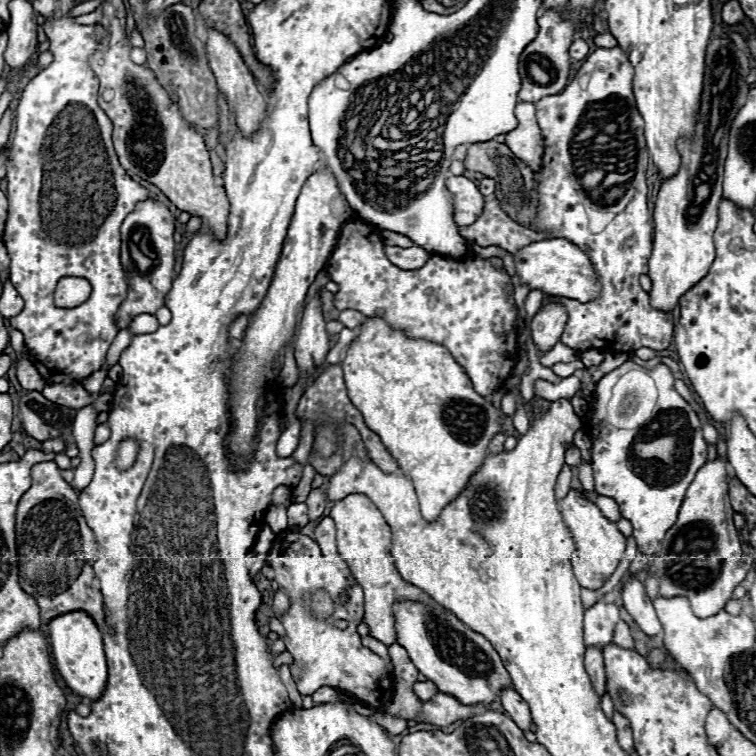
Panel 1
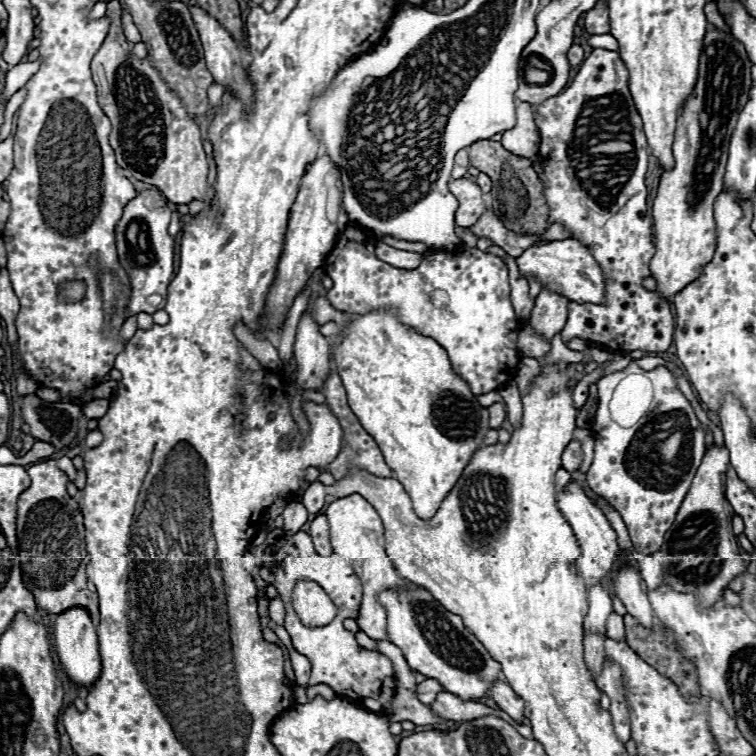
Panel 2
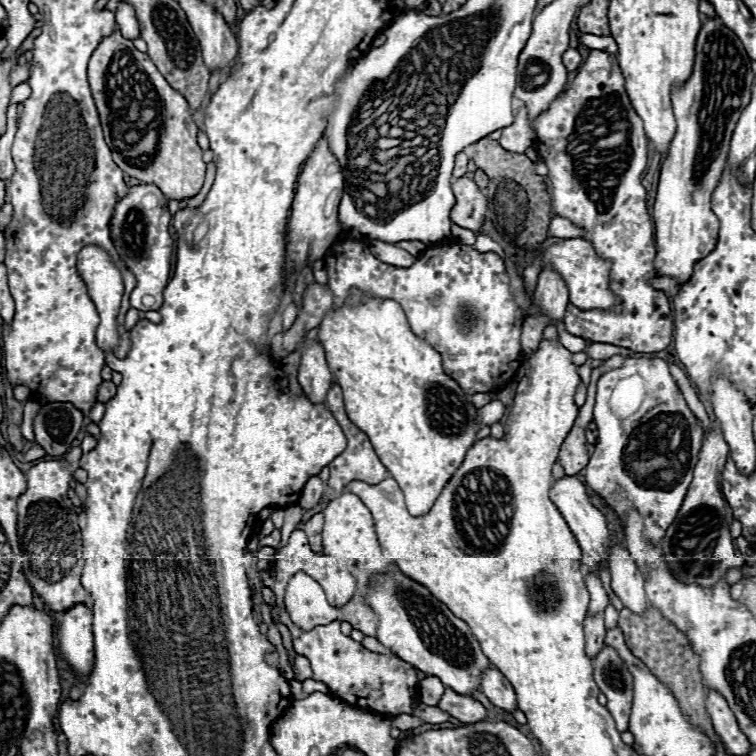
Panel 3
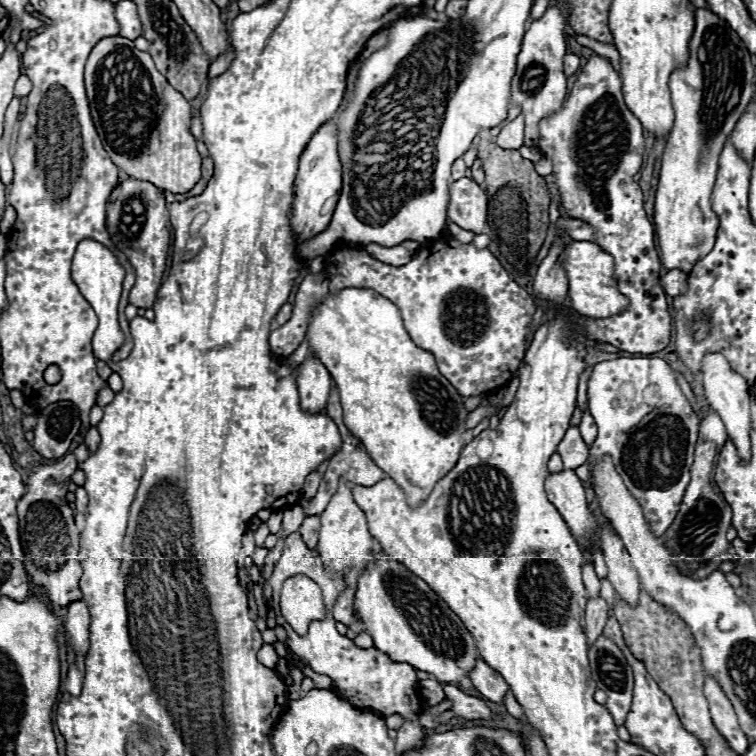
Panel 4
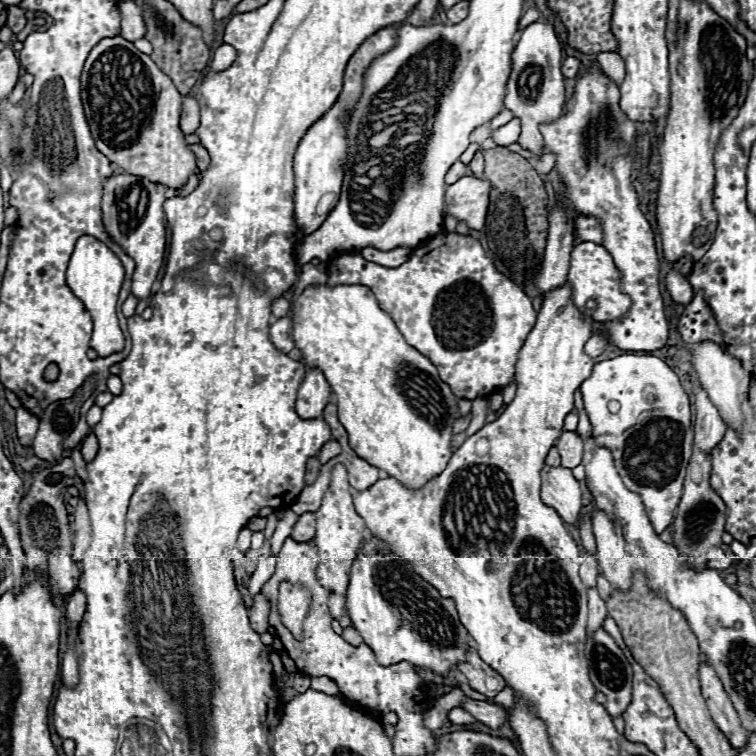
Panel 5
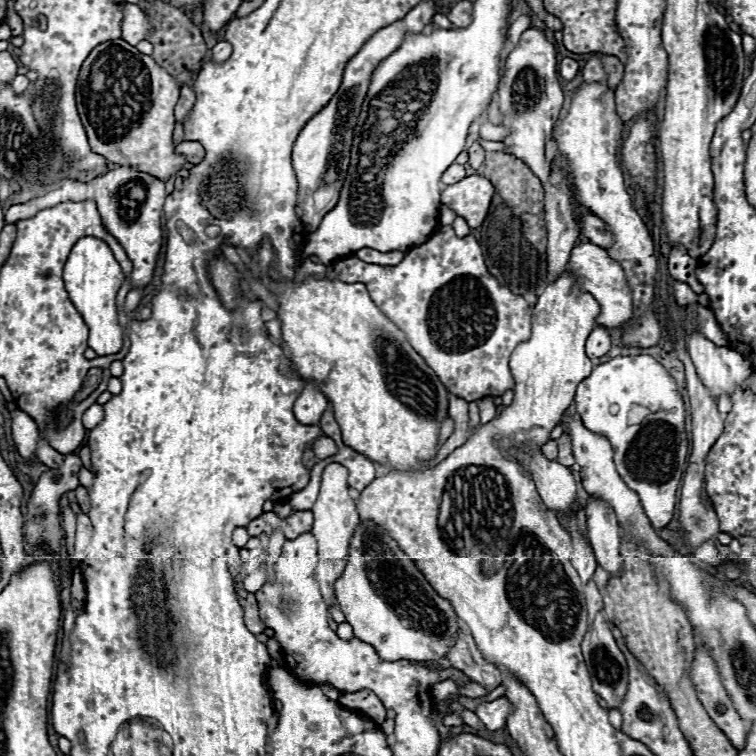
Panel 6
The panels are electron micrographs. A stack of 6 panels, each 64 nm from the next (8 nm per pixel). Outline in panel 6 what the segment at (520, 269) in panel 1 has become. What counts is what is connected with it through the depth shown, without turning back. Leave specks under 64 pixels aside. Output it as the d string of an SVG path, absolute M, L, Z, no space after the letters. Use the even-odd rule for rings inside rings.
M590 242L576 246L570 254L570 270L576 276L582 276L582 290L590 292L598 300L602 310L600 310L596 322L600 326L616 330L616 328L622 328L626 322L630 322L630 318L634 318L634 302L632 302L630 286L626 282L624 270L616 260L612 260L608 256L608 252L604 248L590 244Z

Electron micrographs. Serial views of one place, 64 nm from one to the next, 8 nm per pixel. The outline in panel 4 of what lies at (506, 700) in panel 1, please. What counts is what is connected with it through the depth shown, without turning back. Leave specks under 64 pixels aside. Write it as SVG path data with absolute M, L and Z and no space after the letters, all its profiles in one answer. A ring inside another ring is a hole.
M476 658L476 666L474 670L470 670L468 678L472 680L474 688L488 700L496 702L496 704L502 704L502 698L504 694L510 690L508 684L504 682L504 678L492 670L482 658Z

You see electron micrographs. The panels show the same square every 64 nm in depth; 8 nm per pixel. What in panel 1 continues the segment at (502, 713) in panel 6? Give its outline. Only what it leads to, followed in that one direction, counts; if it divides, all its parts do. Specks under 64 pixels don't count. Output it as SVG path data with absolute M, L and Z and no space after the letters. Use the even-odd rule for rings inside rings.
M438 692L430 702L424 702L424 718L430 724L436 726L448 726L456 720L466 720L474 716L478 706L462 706L456 698L450 698L450 694Z

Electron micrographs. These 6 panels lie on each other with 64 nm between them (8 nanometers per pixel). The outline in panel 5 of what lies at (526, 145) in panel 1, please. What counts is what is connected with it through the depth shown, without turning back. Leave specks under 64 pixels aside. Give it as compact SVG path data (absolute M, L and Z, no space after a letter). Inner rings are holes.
M510 120L508 124L496 128L492 134L492 140L498 144L498 146L508 146L508 144L516 144L518 142L518 136L520 136L520 122L518 120Z

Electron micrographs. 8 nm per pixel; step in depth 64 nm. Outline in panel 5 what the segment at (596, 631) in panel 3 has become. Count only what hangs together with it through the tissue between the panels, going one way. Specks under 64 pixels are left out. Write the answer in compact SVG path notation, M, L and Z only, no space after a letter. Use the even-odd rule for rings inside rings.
M596 588L588 590L588 634L602 626L606 618L606 602L598 596Z

